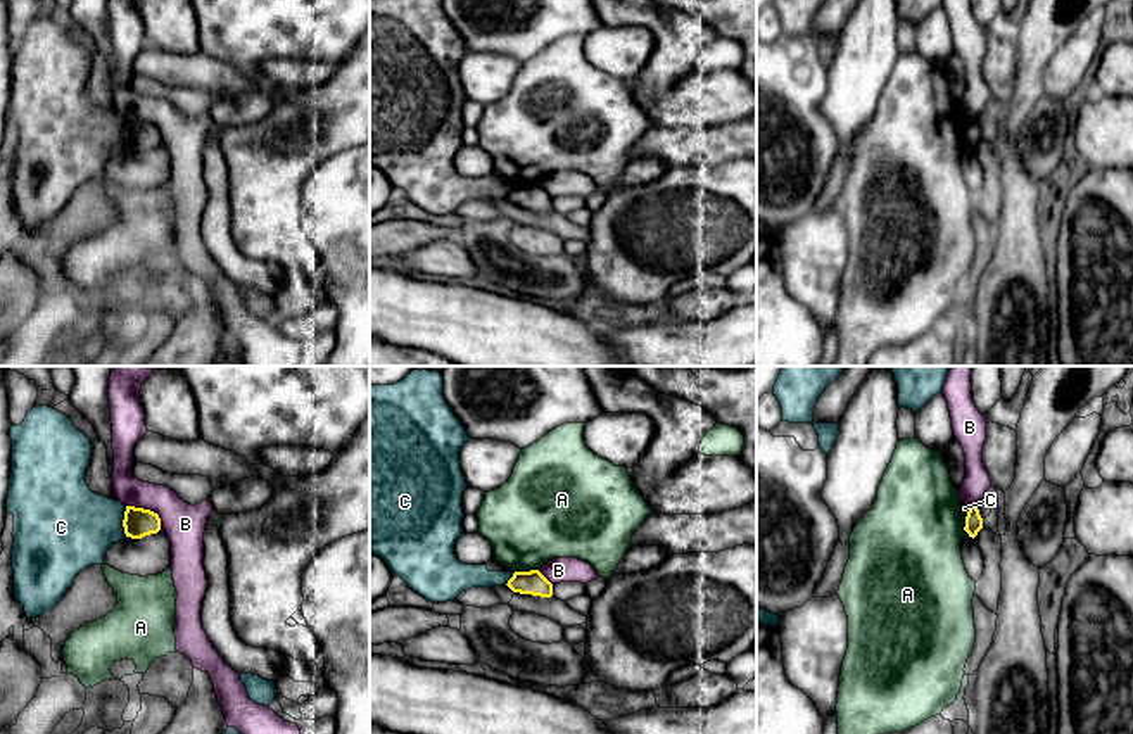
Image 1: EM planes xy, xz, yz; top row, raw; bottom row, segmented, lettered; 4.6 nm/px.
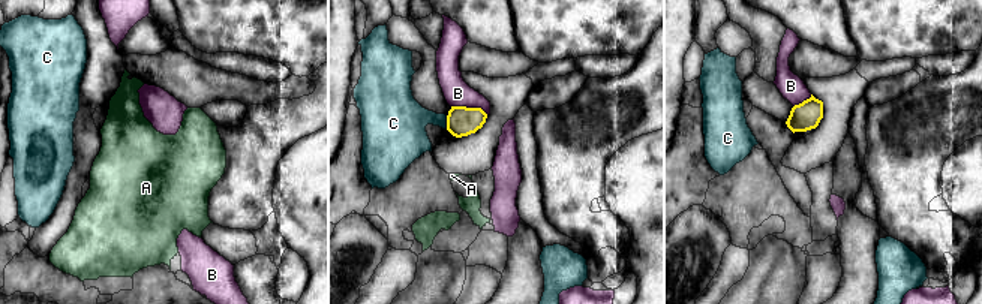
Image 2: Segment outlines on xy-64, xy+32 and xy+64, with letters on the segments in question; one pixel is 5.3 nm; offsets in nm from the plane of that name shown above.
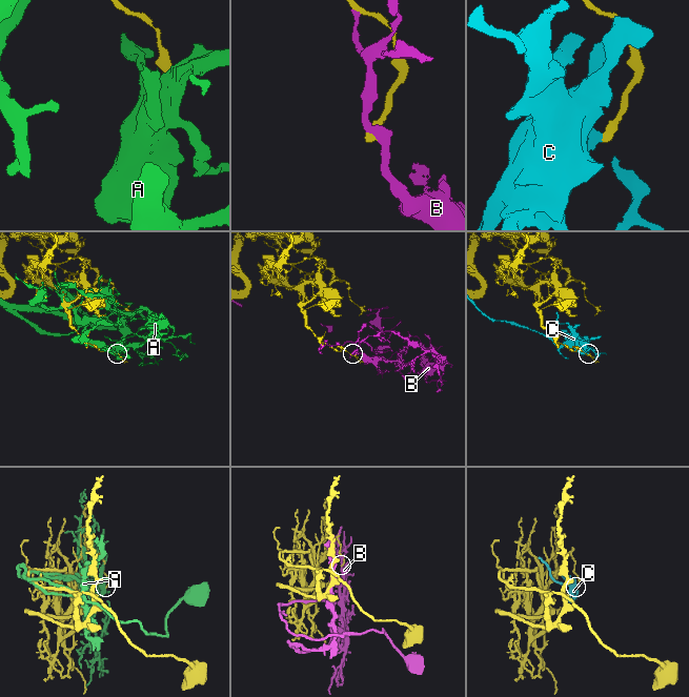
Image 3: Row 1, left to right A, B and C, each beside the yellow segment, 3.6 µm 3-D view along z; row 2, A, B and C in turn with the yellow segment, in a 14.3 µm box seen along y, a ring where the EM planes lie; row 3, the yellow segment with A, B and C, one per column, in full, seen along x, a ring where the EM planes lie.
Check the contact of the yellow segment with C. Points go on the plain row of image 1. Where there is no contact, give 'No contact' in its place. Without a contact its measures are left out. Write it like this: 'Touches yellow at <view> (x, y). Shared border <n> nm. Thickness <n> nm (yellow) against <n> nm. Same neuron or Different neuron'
Touches yellow at xy (123, 135). Shared border 140 nm. Thickness 140 nm (yellow) against 400 nm. Different neuron

